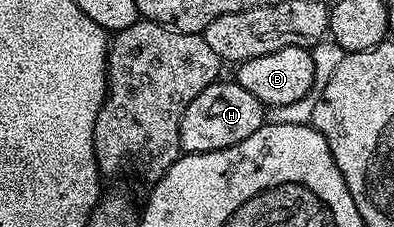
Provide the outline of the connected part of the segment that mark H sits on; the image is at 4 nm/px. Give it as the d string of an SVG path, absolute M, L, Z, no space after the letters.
M215 82L188 102L188 110L184 110L180 118L180 149L183 153L224 150L244 142L244 138L262 128L266 108L258 101L256 94L248 94L248 90L236 82L222 83Z

